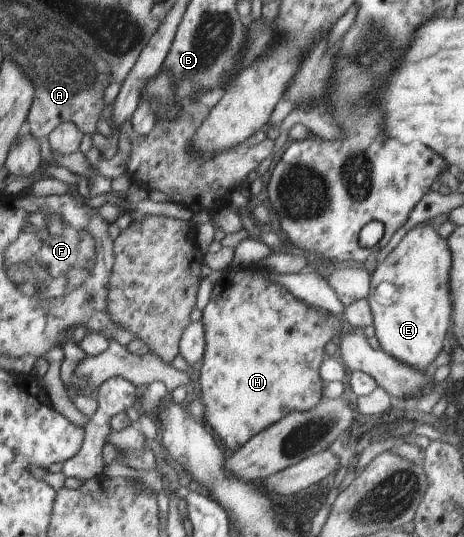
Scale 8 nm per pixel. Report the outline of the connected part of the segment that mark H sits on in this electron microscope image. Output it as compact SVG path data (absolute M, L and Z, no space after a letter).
M257 263L247 266L225 266L222 269L221 276L214 281L211 289L209 300L203 309L198 313L198 317L203 326L205 326L206 353L199 369L198 384L201 392L200 401L205 407L203 425L208 425L211 431L219 437L227 449L236 452L243 447L247 440L263 431L265 428L271 427L282 419L286 413L291 411L305 411L314 407L319 400L322 399L322 381L318 374L318 367L323 359L323 345L325 345L325 335L321 331L319 325L341 325L341 321L337 321L337 315L324 314L321 310L312 308L306 303L301 303L289 290L285 289L277 282L271 281L267 273L270 271L257 267Z

